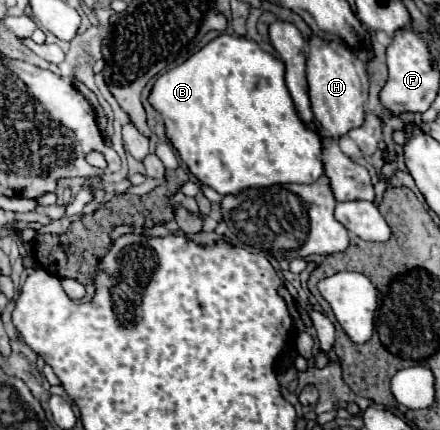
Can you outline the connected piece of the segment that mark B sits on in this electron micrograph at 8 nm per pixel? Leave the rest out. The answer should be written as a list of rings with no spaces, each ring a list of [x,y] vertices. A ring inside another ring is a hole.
[[[227,34],[217,36],[183,64],[159,76],[149,92],[149,104],[161,116],[165,134],[189,172],[199,184],[213,188],[221,196],[273,184],[313,184],[323,176],[323,164],[319,160],[321,140],[297,116],[285,86],[285,64],[273,54],[263,52],[253,40]]]

